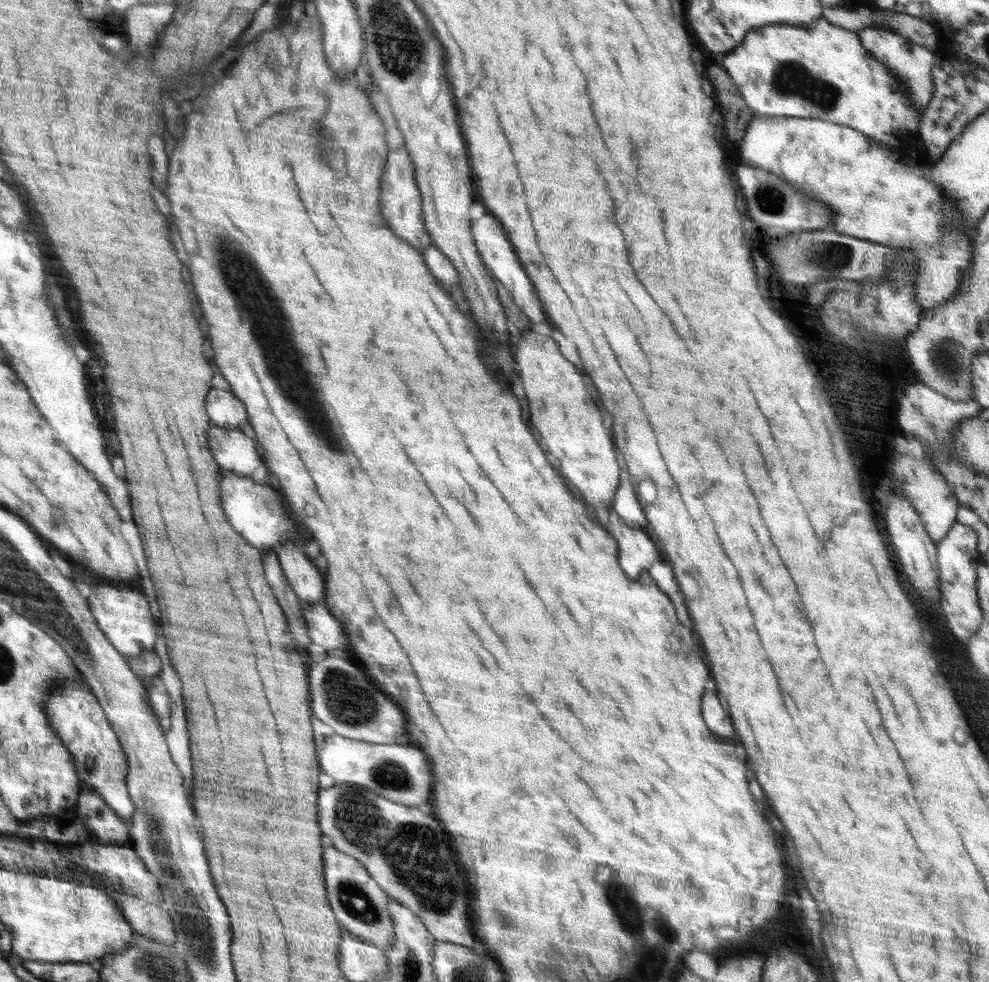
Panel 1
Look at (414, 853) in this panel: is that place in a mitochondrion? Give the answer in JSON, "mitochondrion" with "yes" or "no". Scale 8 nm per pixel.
{"mitochondrion":"yes"}

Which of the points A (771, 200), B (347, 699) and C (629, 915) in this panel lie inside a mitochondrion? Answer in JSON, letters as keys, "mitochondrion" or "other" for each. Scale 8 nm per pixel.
{"A":"mitochondrion","B":"mitochondrion","C":"mitochondrion"}

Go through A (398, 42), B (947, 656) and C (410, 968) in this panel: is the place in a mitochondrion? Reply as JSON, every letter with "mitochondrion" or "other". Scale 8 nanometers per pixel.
{"A":"mitochondrion","B":"mitochondrion","C":"mitochondrion"}

